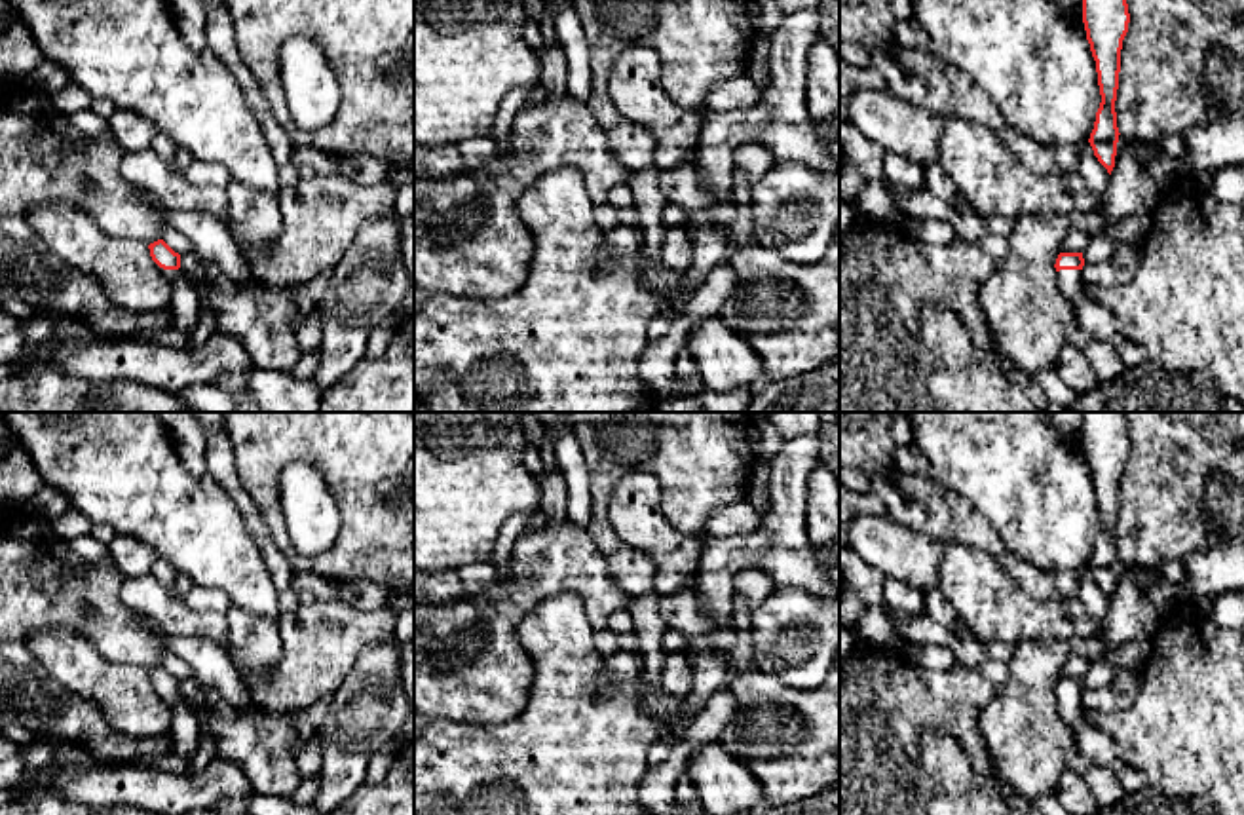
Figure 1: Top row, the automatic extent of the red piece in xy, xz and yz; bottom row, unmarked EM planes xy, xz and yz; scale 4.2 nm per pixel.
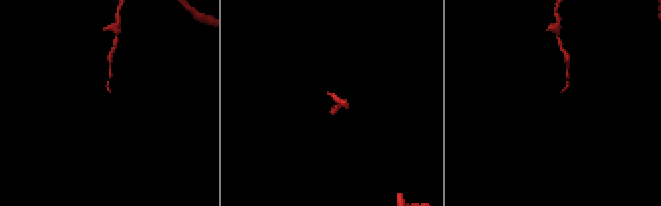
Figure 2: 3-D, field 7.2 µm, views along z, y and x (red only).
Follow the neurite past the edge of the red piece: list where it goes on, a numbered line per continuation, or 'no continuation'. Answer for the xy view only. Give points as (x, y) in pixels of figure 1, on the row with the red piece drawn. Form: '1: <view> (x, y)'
1: xy (185, 304)

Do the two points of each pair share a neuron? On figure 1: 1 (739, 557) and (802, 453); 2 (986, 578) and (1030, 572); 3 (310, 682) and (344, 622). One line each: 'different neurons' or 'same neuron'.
1: same neuron
2: different neurons
3: same neuron

